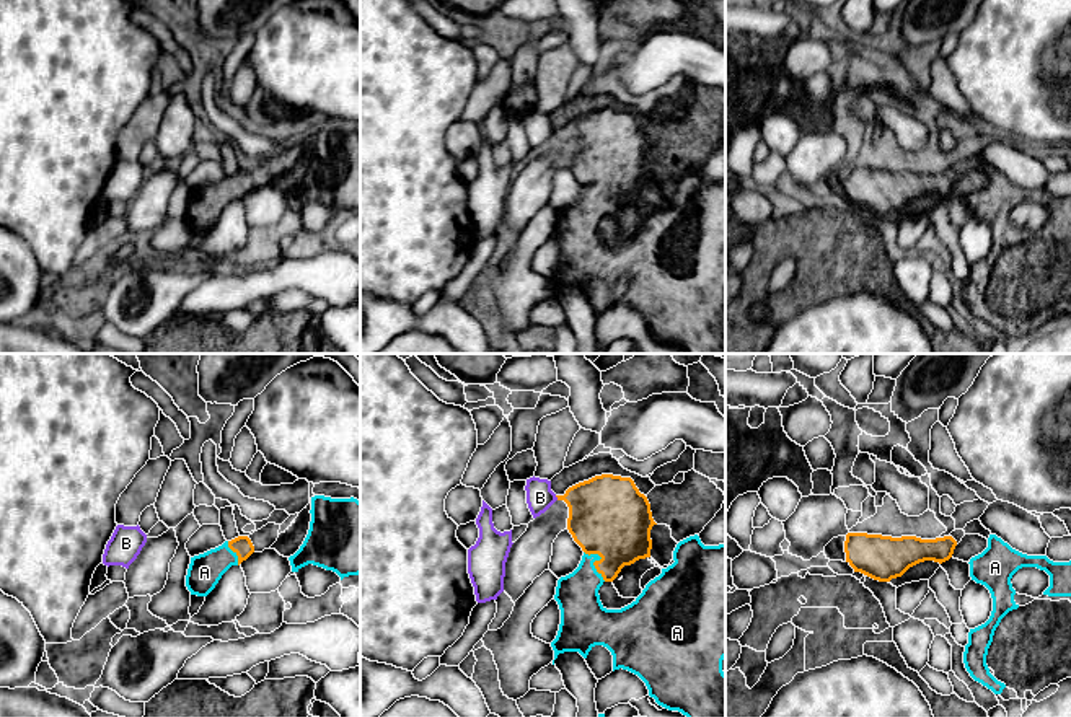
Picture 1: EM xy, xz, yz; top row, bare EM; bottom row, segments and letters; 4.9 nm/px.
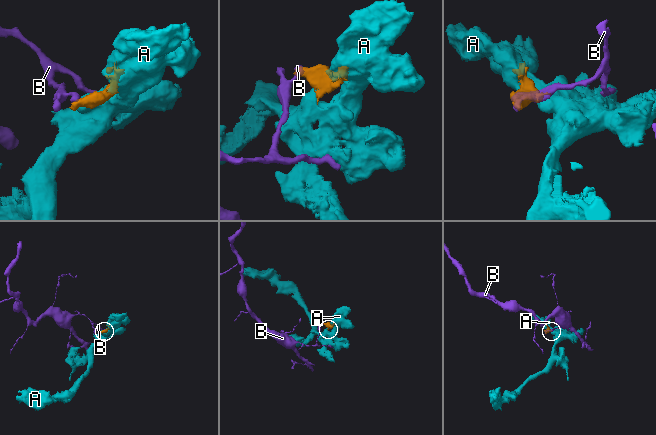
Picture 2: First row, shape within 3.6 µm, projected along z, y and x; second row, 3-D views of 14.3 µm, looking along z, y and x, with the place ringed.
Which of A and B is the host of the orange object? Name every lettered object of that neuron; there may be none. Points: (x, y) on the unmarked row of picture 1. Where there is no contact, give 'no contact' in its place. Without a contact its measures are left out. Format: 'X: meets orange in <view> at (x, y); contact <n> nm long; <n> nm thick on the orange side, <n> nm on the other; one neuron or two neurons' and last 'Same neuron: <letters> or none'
A: meets orange in xz at (595, 196); contact 190 nm long; 380 nm thick on the orange side, 200 nm on the other; one neuron
B: meets orange in xz at (556, 131); contact 30 nm long; 360 nm thick on the orange side, 140 nm on the other; two neurons
Same neuron: A

